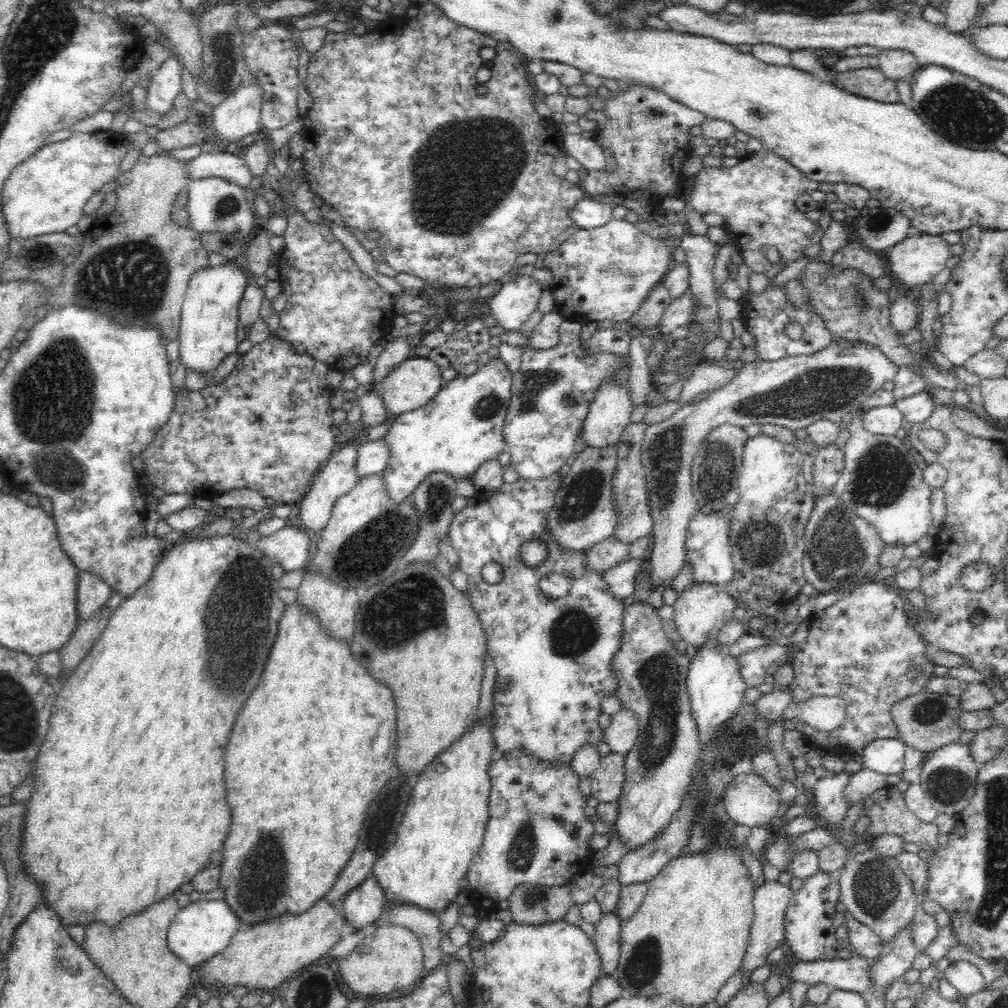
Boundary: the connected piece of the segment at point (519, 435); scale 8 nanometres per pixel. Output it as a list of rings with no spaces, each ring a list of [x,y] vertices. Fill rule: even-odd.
[[[565,320],[559,328],[560,340],[556,346],[548,349],[524,347],[522,364],[518,372],[513,374],[511,402],[503,428],[507,450],[511,454],[509,464],[518,472],[520,479],[539,481],[557,473],[564,466],[567,458],[574,456],[574,442],[578,438],[590,404],[594,401],[596,390],[610,376],[610,372],[623,364],[623,356],[602,352],[596,356],[586,356],[577,338],[578,325],[574,321]]]

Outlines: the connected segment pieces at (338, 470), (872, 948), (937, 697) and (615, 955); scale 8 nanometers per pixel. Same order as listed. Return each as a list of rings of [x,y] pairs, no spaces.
[[[353,442],[348,443],[338,451],[332,451],[329,459],[314,475],[309,489],[296,503],[300,510],[300,527],[316,536],[328,524],[336,501],[342,495],[348,494],[360,478],[356,472],[356,459],[357,446]]]
[[[848,911],[844,912],[844,916],[846,916],[845,925],[849,930],[846,944],[855,954],[868,959],[869,962],[877,959],[883,949],[883,940],[871,928],[856,921]]]
[[[928,690],[903,698],[899,703],[893,704],[891,708],[892,718],[899,730],[898,738],[904,745],[912,746],[925,754],[959,741],[964,730],[959,727],[957,720],[960,713],[963,712],[958,696],[938,694]]]
[[[614,910],[602,912],[601,919],[595,924],[595,933],[591,939],[600,954],[602,970],[606,974],[615,973],[619,963],[621,922],[621,918]]]

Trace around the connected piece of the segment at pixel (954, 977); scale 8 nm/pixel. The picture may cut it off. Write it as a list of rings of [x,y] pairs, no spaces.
[[[967,960],[952,962],[945,970],[945,978],[956,988],[958,997],[962,1000],[988,985],[988,983],[984,981],[980,969]]]

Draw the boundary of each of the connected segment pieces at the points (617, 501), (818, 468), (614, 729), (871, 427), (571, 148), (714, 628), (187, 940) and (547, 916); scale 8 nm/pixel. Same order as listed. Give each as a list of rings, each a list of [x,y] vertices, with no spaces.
[[[644,420],[635,424],[634,422],[630,422],[622,430],[617,446],[617,465],[612,484],[613,503],[619,516],[619,524],[613,536],[628,544],[650,533],[653,529],[653,518],[651,515],[651,504],[648,498],[645,470],[641,463],[642,443],[648,426]]]
[[[835,442],[826,444],[824,448],[811,454],[813,458],[813,485],[815,496],[824,496],[832,492],[834,485],[840,478],[845,465],[845,446],[838,446]]]
[[[623,708],[611,716],[610,726],[603,731],[603,741],[610,745],[611,752],[625,756],[636,745],[638,735],[637,714],[633,710]]]
[[[895,405],[878,406],[868,409],[864,414],[864,429],[876,434],[894,436],[906,426],[904,415]]]
[[[563,132],[563,145],[565,146],[565,150],[567,150],[568,158],[575,159],[578,164],[581,164],[582,167],[578,168],[586,168],[588,171],[599,171],[606,168],[606,159],[604,158],[604,152],[602,151],[599,143],[594,138],[585,138],[578,134]]]
[[[692,581],[688,587],[679,593],[673,604],[674,622],[678,634],[684,638],[686,643],[692,644],[694,648],[700,648],[700,644],[708,642],[708,640],[717,640],[721,628],[727,620],[730,620],[732,612],[737,606],[738,602],[731,594],[728,594],[726,589],[718,588],[709,582]]]
[[[225,899],[190,901],[176,912],[167,930],[167,943],[171,951],[191,967],[207,961],[230,944],[241,920]]]
[[[532,883],[516,886],[507,901],[518,924],[542,924],[563,918],[574,904],[568,885],[548,887]]]

